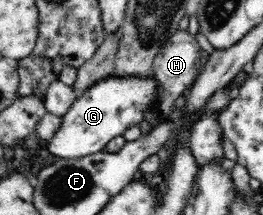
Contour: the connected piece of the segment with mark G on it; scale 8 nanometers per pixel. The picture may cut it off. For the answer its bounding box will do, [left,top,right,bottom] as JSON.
[44,78,157,159]

